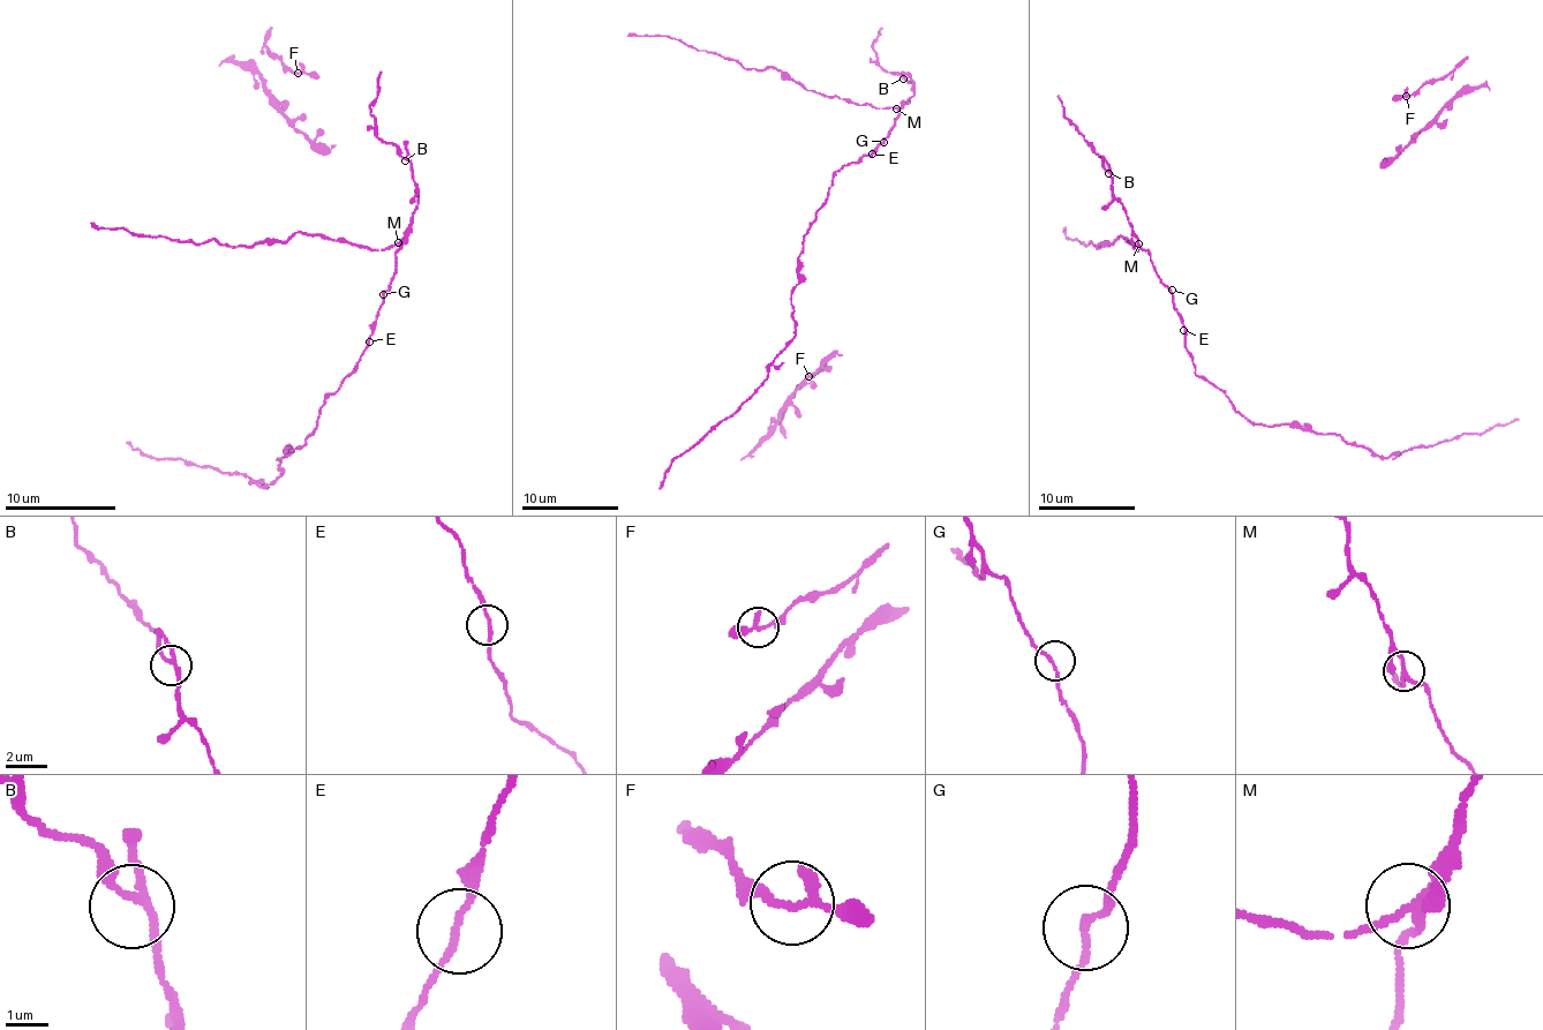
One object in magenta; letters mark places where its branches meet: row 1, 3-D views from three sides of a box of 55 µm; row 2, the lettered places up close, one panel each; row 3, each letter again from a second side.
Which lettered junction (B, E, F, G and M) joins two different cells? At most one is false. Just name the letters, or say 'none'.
M

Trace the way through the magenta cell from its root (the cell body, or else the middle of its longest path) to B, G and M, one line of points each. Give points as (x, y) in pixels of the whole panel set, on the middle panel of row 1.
B: (870, 156), (894, 127), (898, 110), (912, 96), (912, 83), (903, 79)
G: (870, 156), (883, 142)
M: (870, 156), (894, 127), (898, 115), (896, 107)

